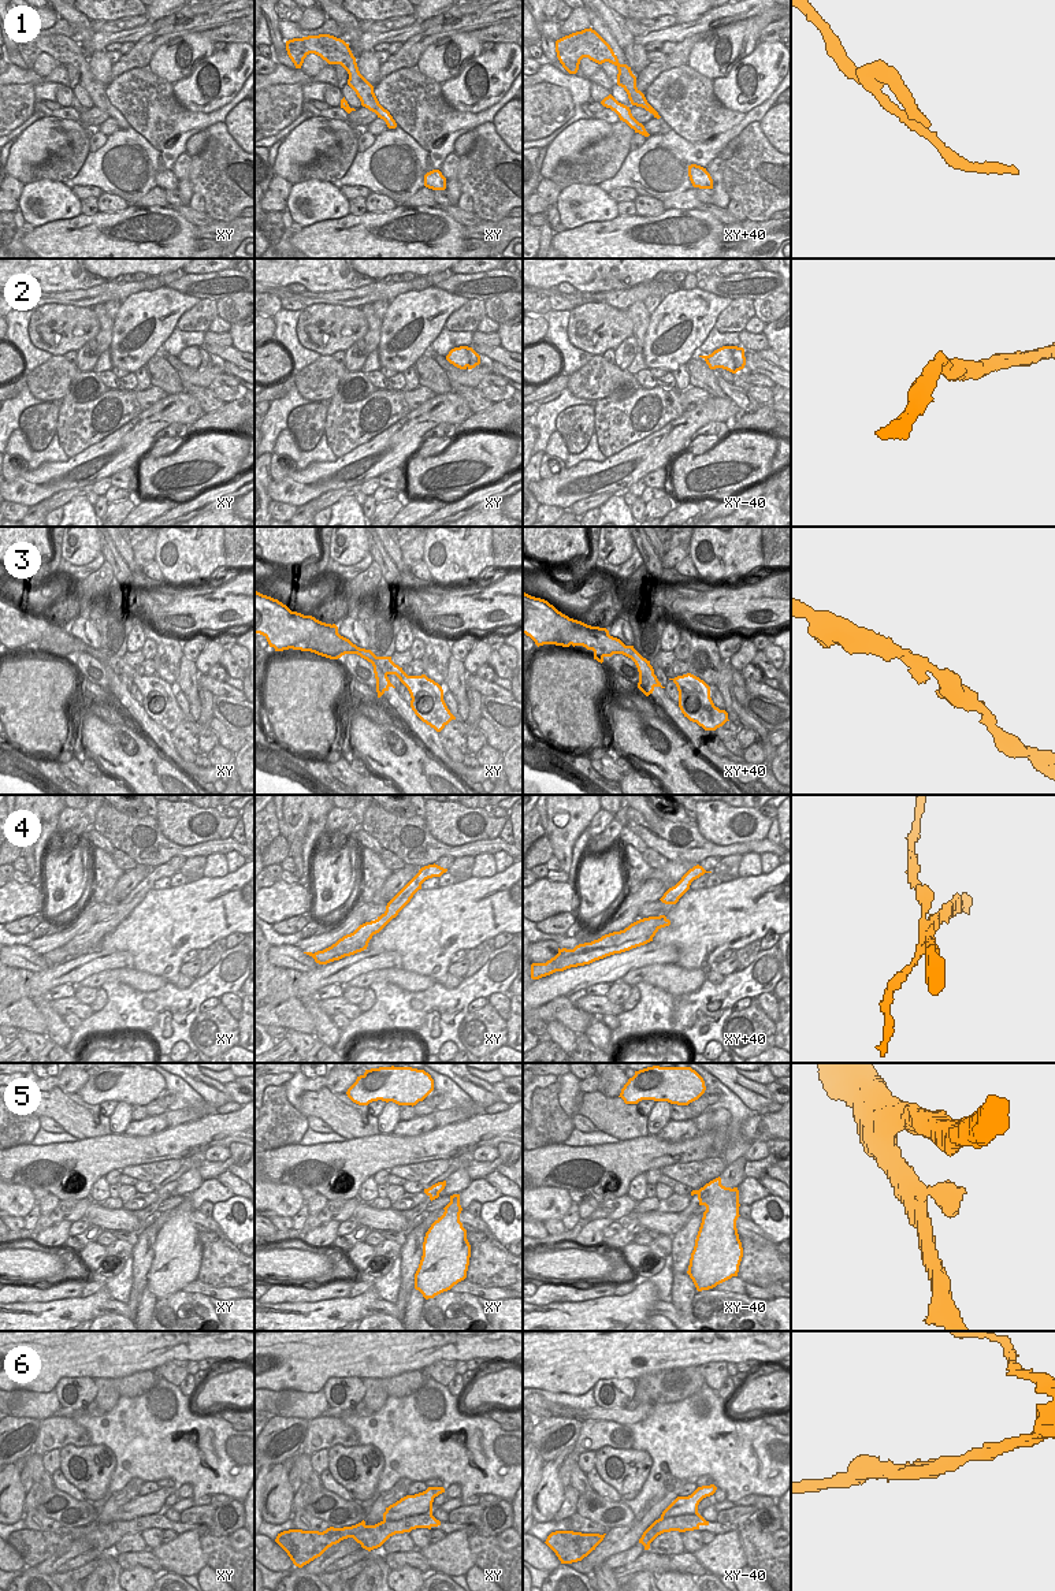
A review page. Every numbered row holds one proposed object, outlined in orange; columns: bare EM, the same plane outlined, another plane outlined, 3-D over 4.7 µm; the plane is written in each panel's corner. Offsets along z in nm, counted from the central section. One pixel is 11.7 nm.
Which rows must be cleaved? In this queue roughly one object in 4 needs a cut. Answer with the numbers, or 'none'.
4

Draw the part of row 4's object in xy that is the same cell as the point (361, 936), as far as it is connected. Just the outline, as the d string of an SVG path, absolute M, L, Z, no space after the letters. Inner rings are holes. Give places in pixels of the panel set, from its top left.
M375 921L365 922L360 925L353 933L346 934L342 937L342 940L338 944L333 944L331 947L317 951L315 954L312 952L304 952L315 959L316 963L319 964L327 964L334 960L339 960L343 956L337 955L338 948L361 948L367 949L369 940L372 938L374 934L379 933L382 928L379 928Z

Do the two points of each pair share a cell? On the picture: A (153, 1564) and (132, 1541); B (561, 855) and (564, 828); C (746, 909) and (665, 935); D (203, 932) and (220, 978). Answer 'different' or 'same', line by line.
A: different
B: same
C: same
D: different

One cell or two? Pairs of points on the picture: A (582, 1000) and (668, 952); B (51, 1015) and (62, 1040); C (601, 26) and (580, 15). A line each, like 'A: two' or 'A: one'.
A: two
B: one
C: two

